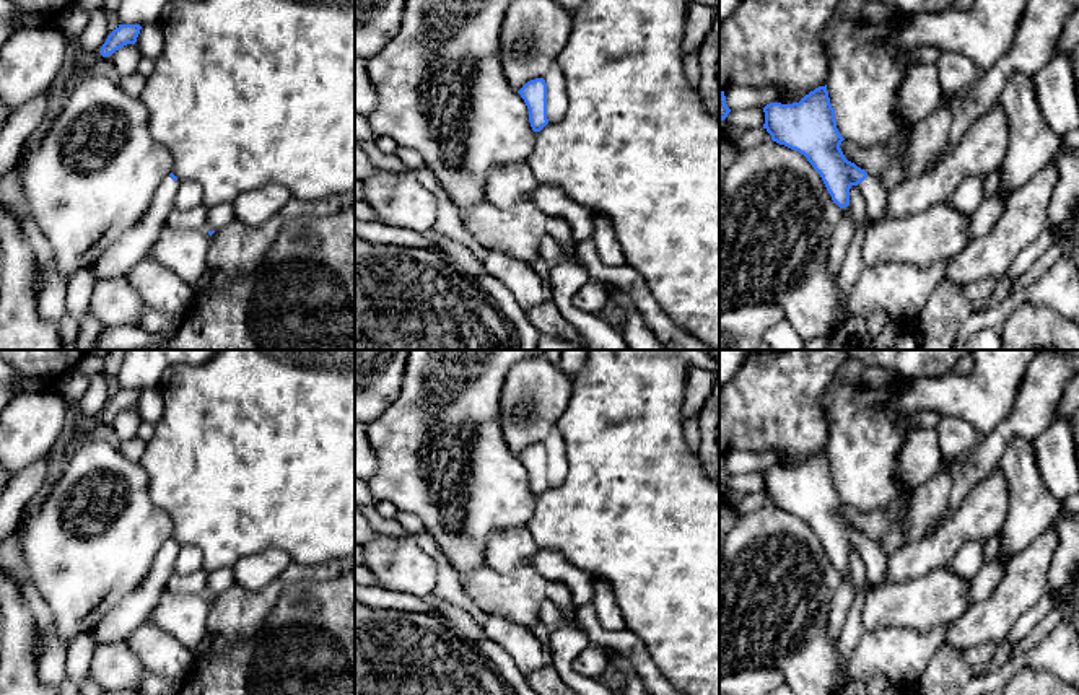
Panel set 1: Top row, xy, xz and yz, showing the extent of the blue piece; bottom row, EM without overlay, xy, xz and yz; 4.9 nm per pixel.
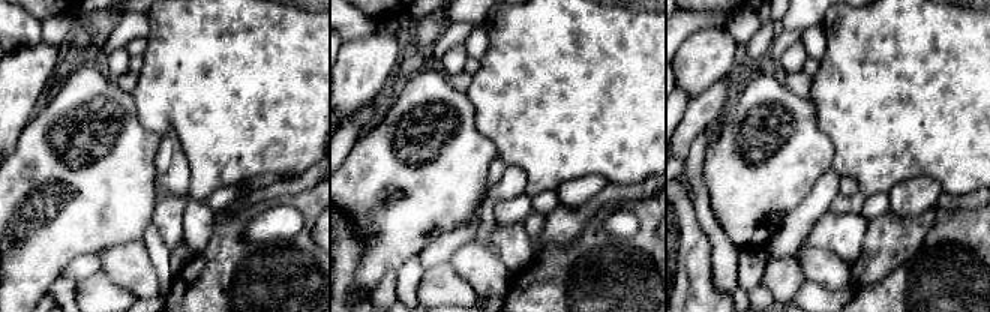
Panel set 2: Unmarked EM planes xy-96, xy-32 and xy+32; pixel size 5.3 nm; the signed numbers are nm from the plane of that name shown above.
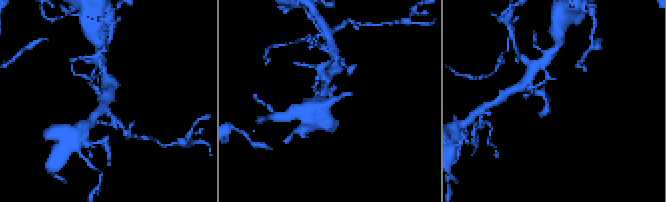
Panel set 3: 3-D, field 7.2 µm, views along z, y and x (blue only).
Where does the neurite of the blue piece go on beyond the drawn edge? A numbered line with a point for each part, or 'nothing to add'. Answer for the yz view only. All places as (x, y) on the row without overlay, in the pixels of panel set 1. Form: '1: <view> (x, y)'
1: yz (876, 560)

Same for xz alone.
nothing to add

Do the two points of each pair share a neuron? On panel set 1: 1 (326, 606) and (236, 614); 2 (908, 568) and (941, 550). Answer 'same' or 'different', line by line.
1: different
2: same

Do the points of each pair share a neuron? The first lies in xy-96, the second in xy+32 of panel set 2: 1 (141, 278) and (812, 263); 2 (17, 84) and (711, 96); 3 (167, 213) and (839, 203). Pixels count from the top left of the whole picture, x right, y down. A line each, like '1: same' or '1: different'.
1: same
2: different
3: same

